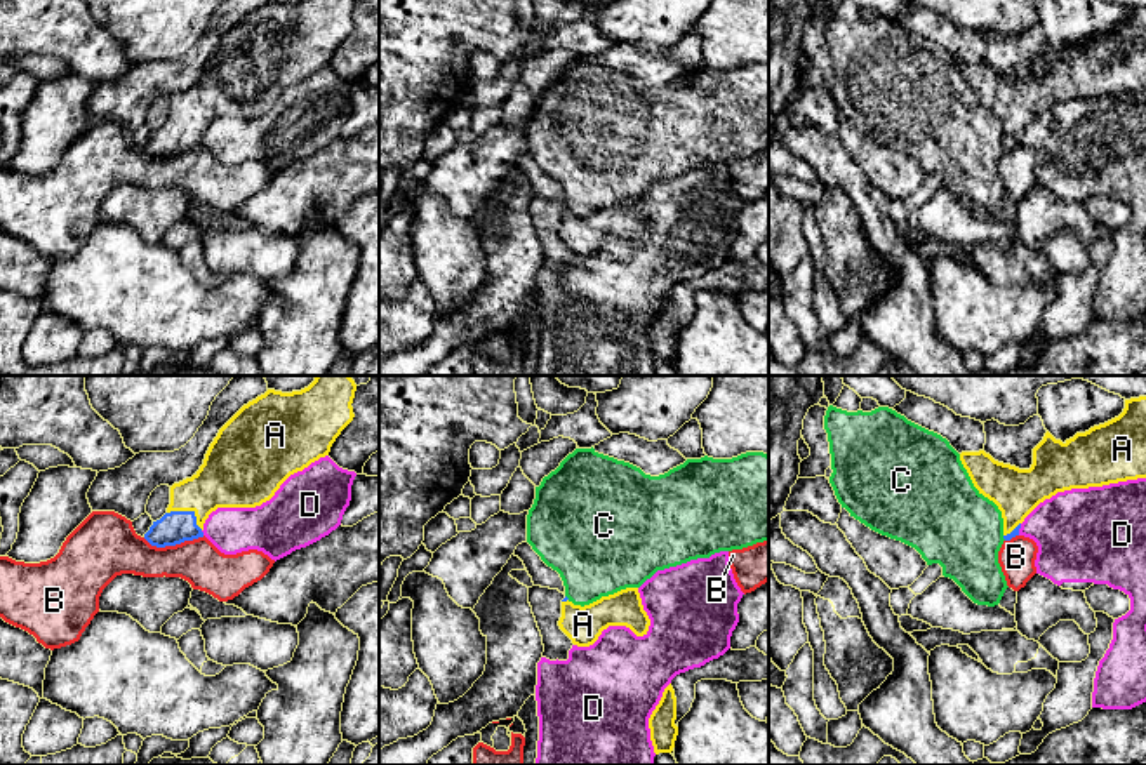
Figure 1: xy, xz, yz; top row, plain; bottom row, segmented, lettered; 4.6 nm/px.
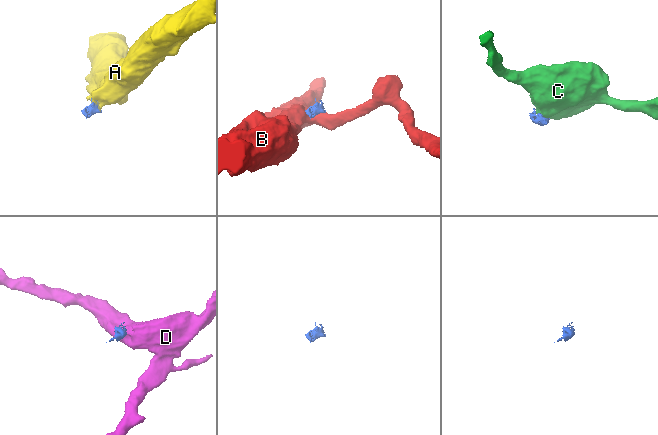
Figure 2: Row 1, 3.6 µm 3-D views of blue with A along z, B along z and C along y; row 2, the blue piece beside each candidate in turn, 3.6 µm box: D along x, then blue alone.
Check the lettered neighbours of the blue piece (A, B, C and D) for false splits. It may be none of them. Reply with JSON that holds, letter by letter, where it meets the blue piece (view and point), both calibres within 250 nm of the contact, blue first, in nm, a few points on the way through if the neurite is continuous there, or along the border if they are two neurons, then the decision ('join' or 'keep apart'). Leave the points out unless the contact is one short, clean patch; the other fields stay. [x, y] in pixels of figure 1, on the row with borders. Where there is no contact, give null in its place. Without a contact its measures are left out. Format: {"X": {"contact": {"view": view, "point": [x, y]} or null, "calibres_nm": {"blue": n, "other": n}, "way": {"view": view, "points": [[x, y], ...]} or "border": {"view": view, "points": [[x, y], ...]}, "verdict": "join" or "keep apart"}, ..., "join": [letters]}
{"A": {"contact": {"view": "xy", "point": [188, 512]}, "calibres_nm": {"blue": 150, "other": 280}, "verdict": "join"}, "B": {"contact": {"view": "xy", "point": [173, 545]}, "calibres_nm": {"blue": 150, "other": 220}, "border": {"view": "xy", "points": [[204, 536], [164, 546], [152, 546], [143, 538]]}, "verdict": "keep apart"}, "C": {"contact": {"view": "yz", "point": [1004, 538]}, "calibres_nm": {"blue": 40, "other": 380}, "border": {"view": "yz", "points": [[1002, 536], [1006, 539]]}, "verdict": "keep apart"}, "D": {"contact": {"view": "xy", "point": [202, 532]}, "calibres_nm": {"blue": 150, "other": 220}, "border": {"view": "xy", "points": [[200, 531], [204, 534]]}, "verdict": "keep apart"}, "join": ["A"]}

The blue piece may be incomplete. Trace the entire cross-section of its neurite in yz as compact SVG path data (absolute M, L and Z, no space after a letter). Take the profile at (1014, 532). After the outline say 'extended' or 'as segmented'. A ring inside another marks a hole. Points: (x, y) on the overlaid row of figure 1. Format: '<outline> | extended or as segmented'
M1146 396L1125 400L1125 409L1118 417L1076 433L1064 443L1047 431L1033 449L1029 469L998 462L984 450L962 452L960 461L979 494L1002 511L1003 539L1010 541L1019 536L1024 518L1057 492L1146 478Z | extended

